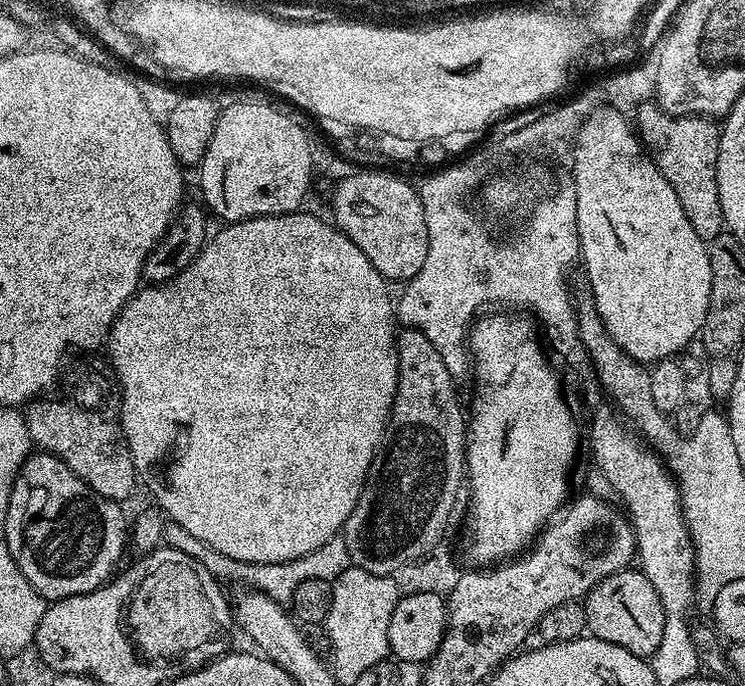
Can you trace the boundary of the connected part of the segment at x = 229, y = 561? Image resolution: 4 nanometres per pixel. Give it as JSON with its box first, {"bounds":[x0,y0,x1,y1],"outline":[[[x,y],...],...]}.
{"bounds":[163,522,352,605],"outline":[[[168,522],[164,525],[163,543],[169,548],[178,550],[206,566],[210,574],[221,582],[229,580],[232,584],[249,584],[249,589],[255,590],[261,596],[268,596],[278,604],[287,605],[292,599],[294,590],[306,582],[306,578],[322,578],[333,581],[336,576],[342,574],[352,564],[350,550],[346,548],[346,542],[337,538],[326,542],[326,546],[318,546],[318,550],[310,550],[310,554],[302,554],[302,558],[294,558],[290,562],[278,562],[277,564],[247,564],[238,562],[234,558],[226,558],[226,554],[218,554],[206,542],[198,542],[194,534],[182,530],[182,526]]]}

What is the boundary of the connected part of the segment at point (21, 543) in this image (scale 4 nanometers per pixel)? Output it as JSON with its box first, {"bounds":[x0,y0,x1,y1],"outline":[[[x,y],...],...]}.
{"bounds":[6,450,126,601],"outline":[[[36,450],[29,455],[16,475],[6,510],[6,542],[18,570],[26,574],[30,586],[38,590],[45,601],[61,600],[93,592],[117,571],[116,563],[126,548],[126,520],[115,500],[102,498],[66,462],[51,452]]]}

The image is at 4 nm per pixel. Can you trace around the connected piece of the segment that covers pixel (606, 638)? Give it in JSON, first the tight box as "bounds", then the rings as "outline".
{"bounds":[582,570,666,658],"outline":[[[625,570],[610,574],[610,578],[602,578],[602,582],[588,591],[582,603],[588,632],[602,642],[622,646],[622,650],[630,650],[630,654],[645,658],[650,658],[654,650],[658,650],[666,626],[666,614],[658,593],[644,572]]]}

